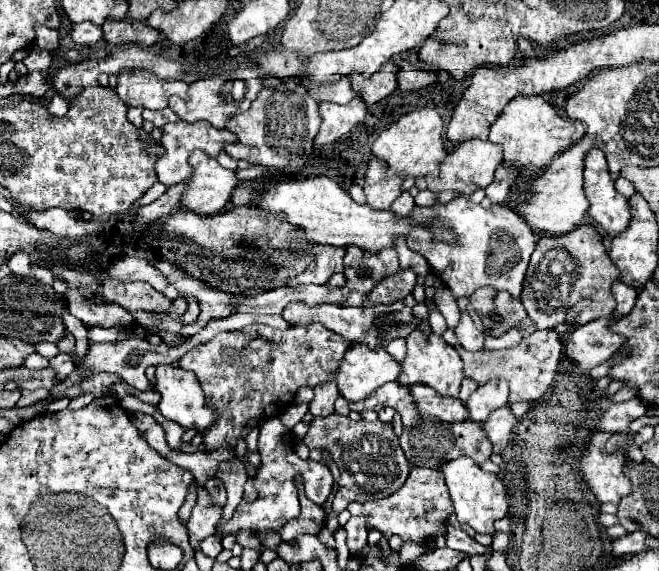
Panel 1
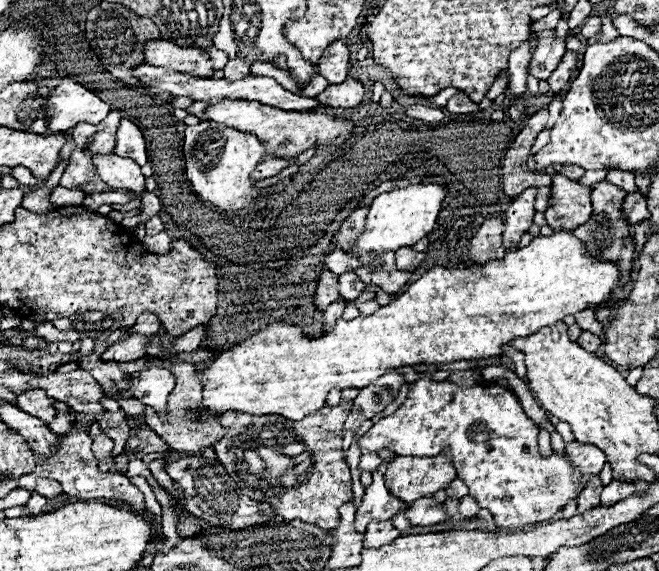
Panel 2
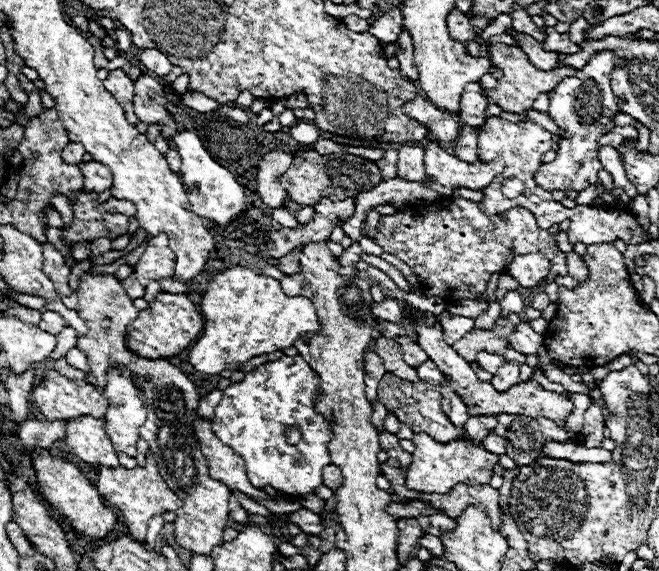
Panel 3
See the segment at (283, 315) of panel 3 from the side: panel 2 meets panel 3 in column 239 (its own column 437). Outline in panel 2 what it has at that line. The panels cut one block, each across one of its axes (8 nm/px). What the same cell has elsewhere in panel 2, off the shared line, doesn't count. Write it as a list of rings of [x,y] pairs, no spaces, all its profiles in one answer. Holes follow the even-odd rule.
[[[560,230],[560,232],[554,232],[550,236],[538,236],[530,242],[530,246],[526,248],[520,248],[520,250],[512,250],[504,256],[504,260],[488,260],[484,270],[480,272],[470,272],[470,270],[446,270],[442,266],[434,266],[430,268],[420,280],[412,282],[410,288],[398,296],[394,302],[390,302],[388,306],[382,306],[378,308],[374,314],[360,314],[358,318],[354,320],[338,320],[334,330],[322,334],[320,338],[310,338],[306,334],[300,332],[300,328],[296,326],[290,326],[290,324],[284,324],[284,322],[276,322],[276,324],[270,324],[266,326],[264,330],[270,330],[270,332],[258,332],[242,342],[238,342],[232,350],[228,352],[222,352],[214,362],[210,362],[204,370],[198,370],[198,378],[202,378],[202,384],[204,384],[204,400],[202,400],[202,408],[208,410],[208,414],[212,416],[220,416],[224,412],[230,412],[230,410],[236,410],[236,412],[246,412],[246,414],[258,414],[258,416],[264,416],[264,414],[282,414],[284,418],[288,420],[302,420],[306,414],[310,412],[316,412],[324,406],[324,400],[326,400],[326,394],[332,390],[332,388],[366,388],[370,384],[374,384],[380,376],[396,370],[396,368],[402,368],[402,366],[438,366],[438,364],[450,364],[450,362],[458,362],[458,360],[478,360],[478,358],[492,358],[492,356],[498,356],[502,354],[502,346],[508,344],[508,340],[512,338],[518,338],[518,336],[530,336],[534,332],[538,332],[538,328],[544,328],[544,326],[552,326],[556,324],[556,320],[562,320],[564,316],[574,316],[586,308],[594,308],[602,302],[606,302],[612,294],[612,290],[616,288],[620,280],[620,270],[618,270],[618,262],[608,262],[600,256],[590,256],[588,254],[588,248],[582,240],[578,240],[574,236],[574,232],[568,232],[568,230]]]

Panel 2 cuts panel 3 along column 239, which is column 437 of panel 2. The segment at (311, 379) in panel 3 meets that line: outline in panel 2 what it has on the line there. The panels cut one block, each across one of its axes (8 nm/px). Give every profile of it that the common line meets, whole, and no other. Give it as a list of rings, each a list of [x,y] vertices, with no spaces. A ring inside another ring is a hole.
[[[428,374],[410,384],[408,398],[394,414],[374,422],[374,426],[360,438],[360,448],[362,454],[388,448],[398,456],[436,456],[442,452],[442,448],[450,446],[458,478],[466,482],[470,496],[476,498],[478,506],[490,510],[500,528],[522,528],[526,524],[552,520],[554,514],[574,498],[574,492],[582,490],[582,484],[586,484],[592,474],[600,474],[606,462],[606,456],[600,448],[576,441],[570,445],[565,444],[564,453],[568,459],[557,453],[552,457],[542,457],[538,450],[538,432],[540,428],[524,414],[520,400],[510,390],[496,384],[462,388],[450,382],[432,382]],[[576,467],[582,470],[580,484],[572,484],[572,474]]]

